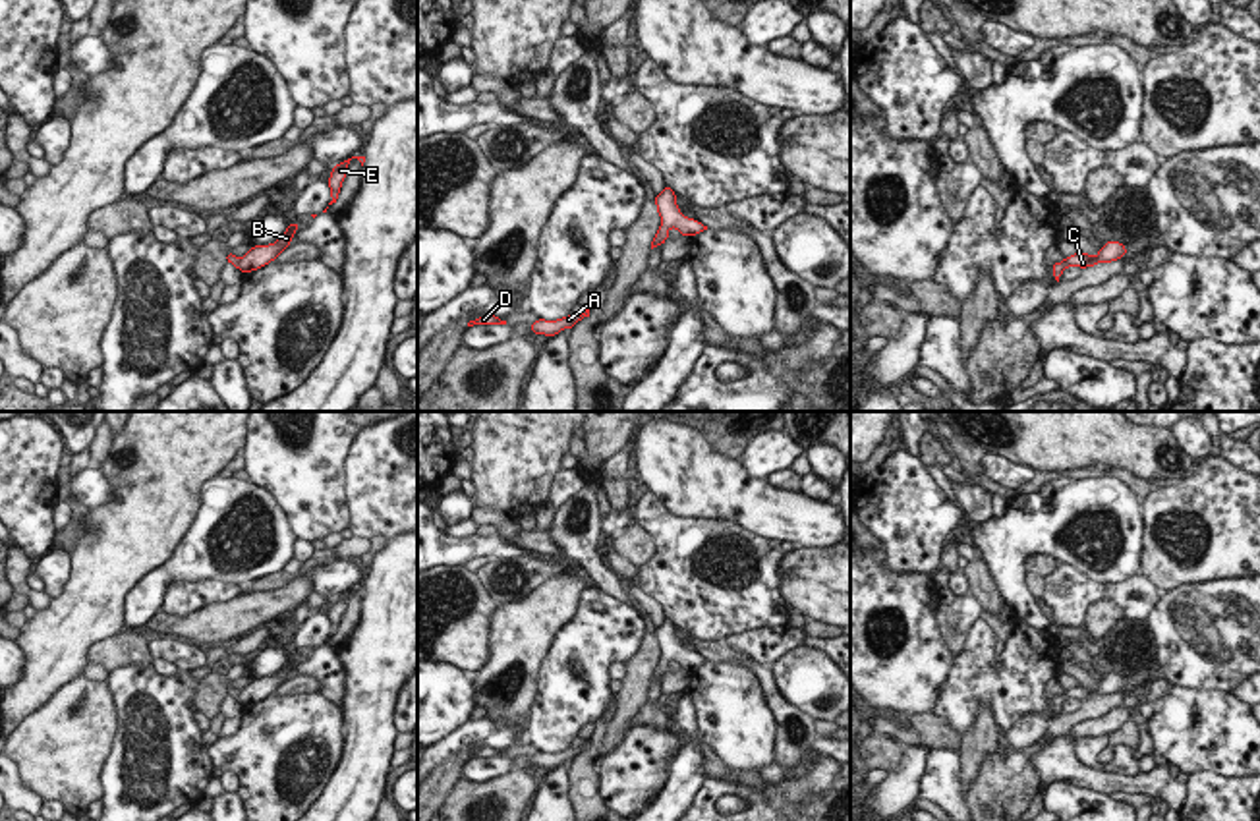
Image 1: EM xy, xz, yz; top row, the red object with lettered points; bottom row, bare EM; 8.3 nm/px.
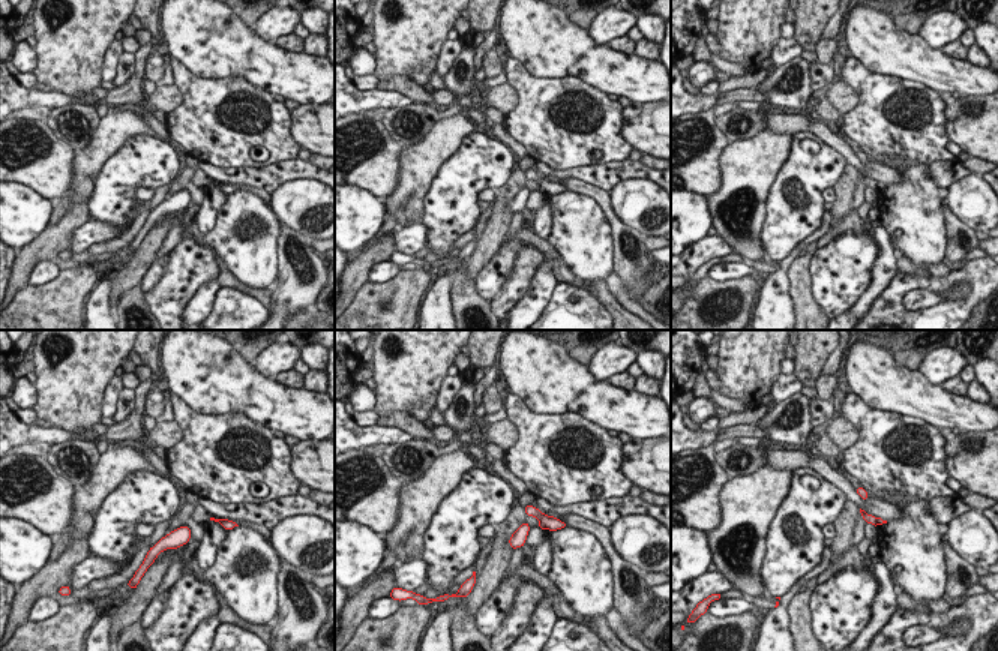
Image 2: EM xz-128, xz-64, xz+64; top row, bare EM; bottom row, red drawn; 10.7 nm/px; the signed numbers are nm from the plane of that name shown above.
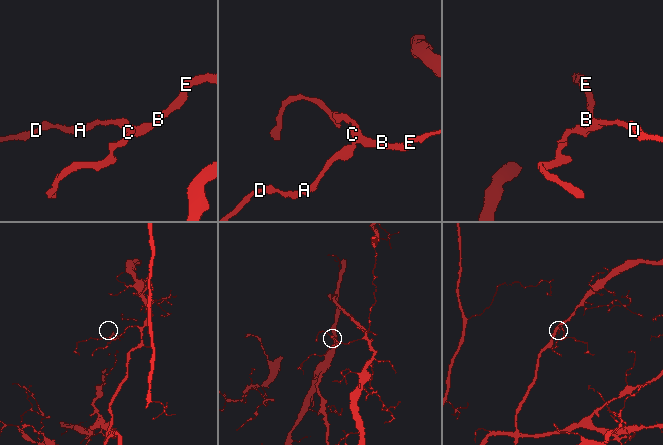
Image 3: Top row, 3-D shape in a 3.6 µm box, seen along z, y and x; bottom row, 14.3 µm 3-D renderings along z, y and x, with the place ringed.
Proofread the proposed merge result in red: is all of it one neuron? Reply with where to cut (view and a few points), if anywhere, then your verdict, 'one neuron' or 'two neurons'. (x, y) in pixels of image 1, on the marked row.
cut none; one neuron

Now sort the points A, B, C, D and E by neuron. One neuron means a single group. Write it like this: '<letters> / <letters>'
A B C D E

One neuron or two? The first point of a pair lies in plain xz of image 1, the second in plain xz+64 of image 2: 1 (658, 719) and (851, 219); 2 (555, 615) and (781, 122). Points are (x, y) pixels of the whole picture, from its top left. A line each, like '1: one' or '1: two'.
1: one
2: two

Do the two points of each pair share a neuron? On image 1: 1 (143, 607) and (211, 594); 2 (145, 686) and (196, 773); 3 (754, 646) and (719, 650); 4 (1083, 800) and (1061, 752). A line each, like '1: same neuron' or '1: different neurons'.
1: different neurons
2: same neuron
3: different neurons
4: different neurons

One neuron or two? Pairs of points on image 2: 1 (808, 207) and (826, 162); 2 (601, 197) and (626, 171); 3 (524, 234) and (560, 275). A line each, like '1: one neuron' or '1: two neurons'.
1: one neuron
2: two neurons
3: one neuron

